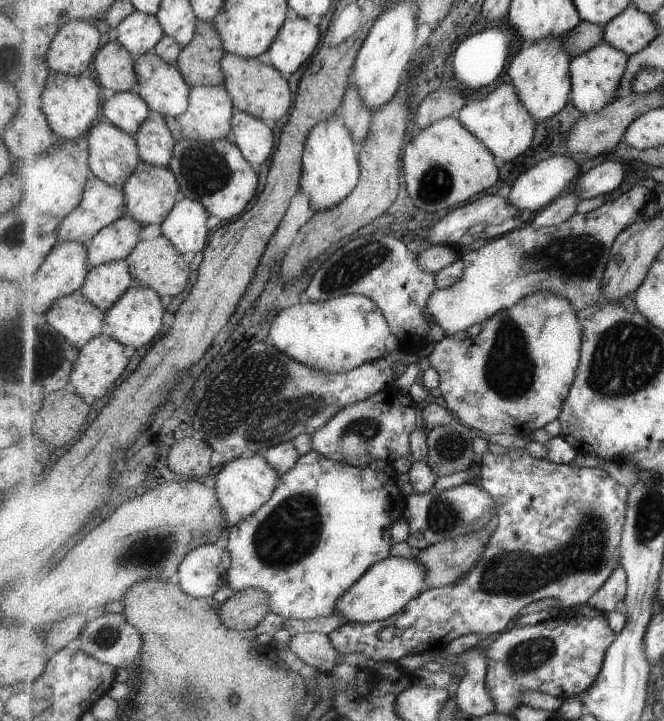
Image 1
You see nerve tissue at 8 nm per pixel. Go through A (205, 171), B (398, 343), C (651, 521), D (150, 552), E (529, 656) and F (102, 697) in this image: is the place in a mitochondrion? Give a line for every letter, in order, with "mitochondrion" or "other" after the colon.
A: mitochondrion
B: other
C: mitochondrion
D: mitochondrion
E: mitochondrion
F: other

